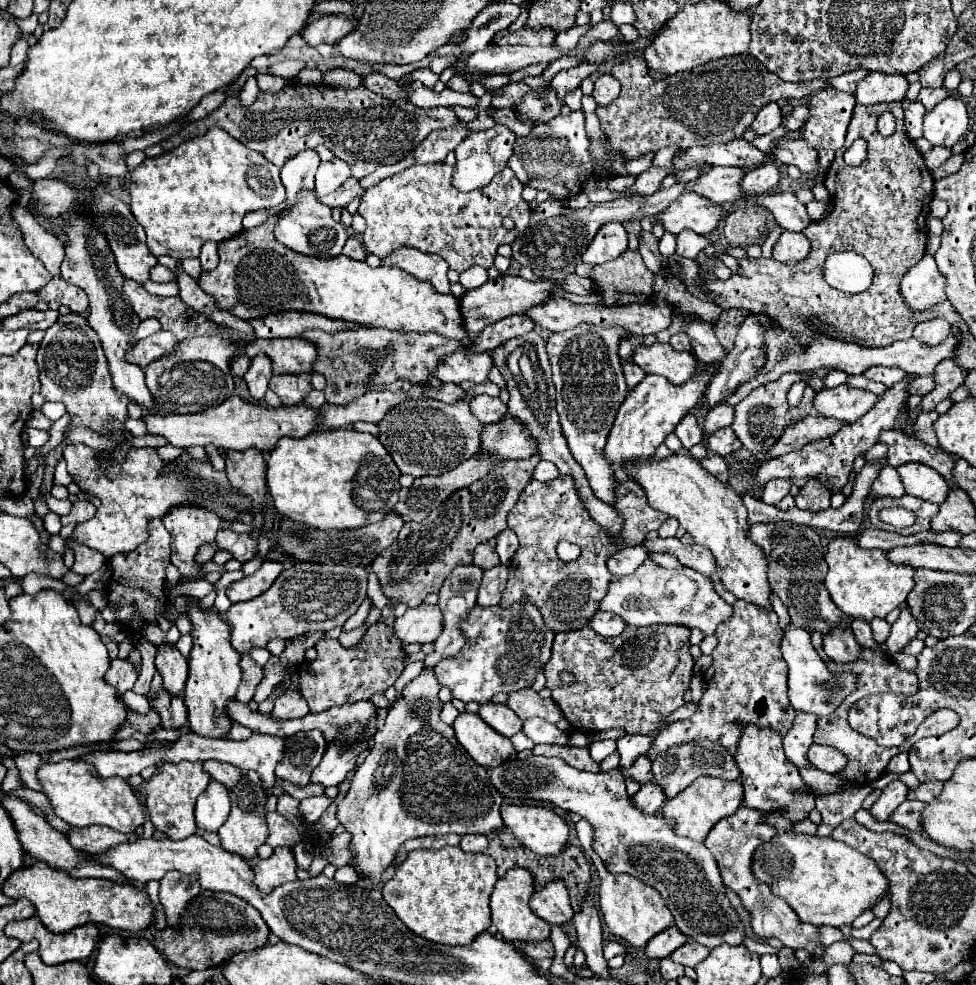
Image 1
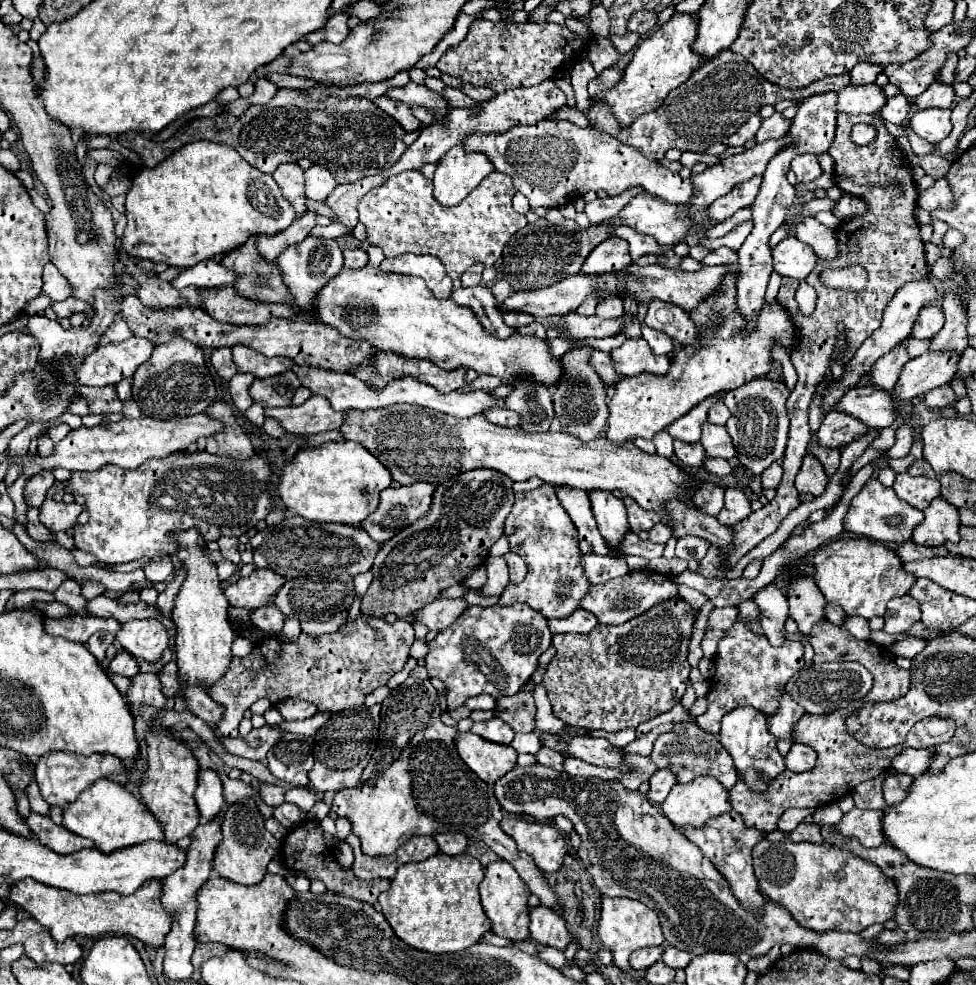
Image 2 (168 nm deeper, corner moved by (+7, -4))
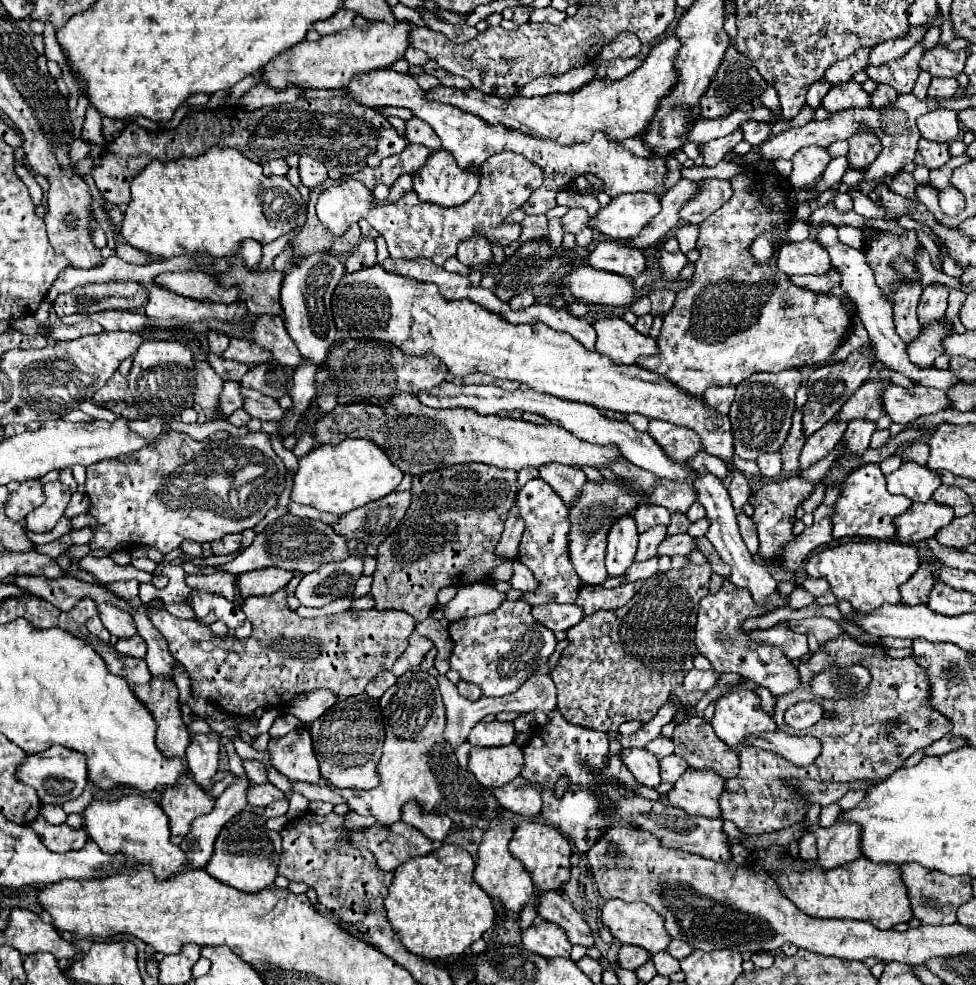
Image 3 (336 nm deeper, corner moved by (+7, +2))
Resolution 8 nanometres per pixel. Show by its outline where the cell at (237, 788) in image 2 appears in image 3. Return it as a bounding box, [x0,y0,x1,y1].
[247,783,287,807]

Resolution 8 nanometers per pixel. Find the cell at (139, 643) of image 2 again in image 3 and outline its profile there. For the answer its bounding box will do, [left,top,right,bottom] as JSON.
[97,605,137,637]

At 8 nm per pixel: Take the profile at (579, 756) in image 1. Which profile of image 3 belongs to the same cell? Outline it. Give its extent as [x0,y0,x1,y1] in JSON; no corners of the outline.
[647,737,675,759]

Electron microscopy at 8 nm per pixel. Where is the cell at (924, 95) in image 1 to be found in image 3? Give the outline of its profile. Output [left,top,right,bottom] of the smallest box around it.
[929,77,959,99]

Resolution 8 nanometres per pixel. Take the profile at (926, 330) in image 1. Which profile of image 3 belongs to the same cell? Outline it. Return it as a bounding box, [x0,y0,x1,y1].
[919,287,949,323]

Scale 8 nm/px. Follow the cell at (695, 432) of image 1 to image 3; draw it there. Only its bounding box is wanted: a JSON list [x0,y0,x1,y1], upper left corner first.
[691,450,728,481]

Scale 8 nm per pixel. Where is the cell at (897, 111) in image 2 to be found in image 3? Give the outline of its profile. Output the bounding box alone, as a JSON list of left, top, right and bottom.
[871,85,897,109]

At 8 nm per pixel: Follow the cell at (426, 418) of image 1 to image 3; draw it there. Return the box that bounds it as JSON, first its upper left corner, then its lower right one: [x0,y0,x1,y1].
[315,393,619,475]

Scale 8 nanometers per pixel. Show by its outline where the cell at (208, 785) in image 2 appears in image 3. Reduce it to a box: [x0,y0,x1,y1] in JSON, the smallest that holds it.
[187,733,219,791]

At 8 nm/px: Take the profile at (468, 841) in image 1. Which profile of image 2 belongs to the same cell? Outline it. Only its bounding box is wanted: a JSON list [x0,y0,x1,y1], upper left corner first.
[435,833,469,855]

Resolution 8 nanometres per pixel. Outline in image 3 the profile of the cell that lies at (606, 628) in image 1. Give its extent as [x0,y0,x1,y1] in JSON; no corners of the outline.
[531,603,583,633]

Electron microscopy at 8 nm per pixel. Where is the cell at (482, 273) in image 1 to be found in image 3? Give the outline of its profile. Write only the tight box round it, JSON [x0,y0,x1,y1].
[457,233,491,267]

